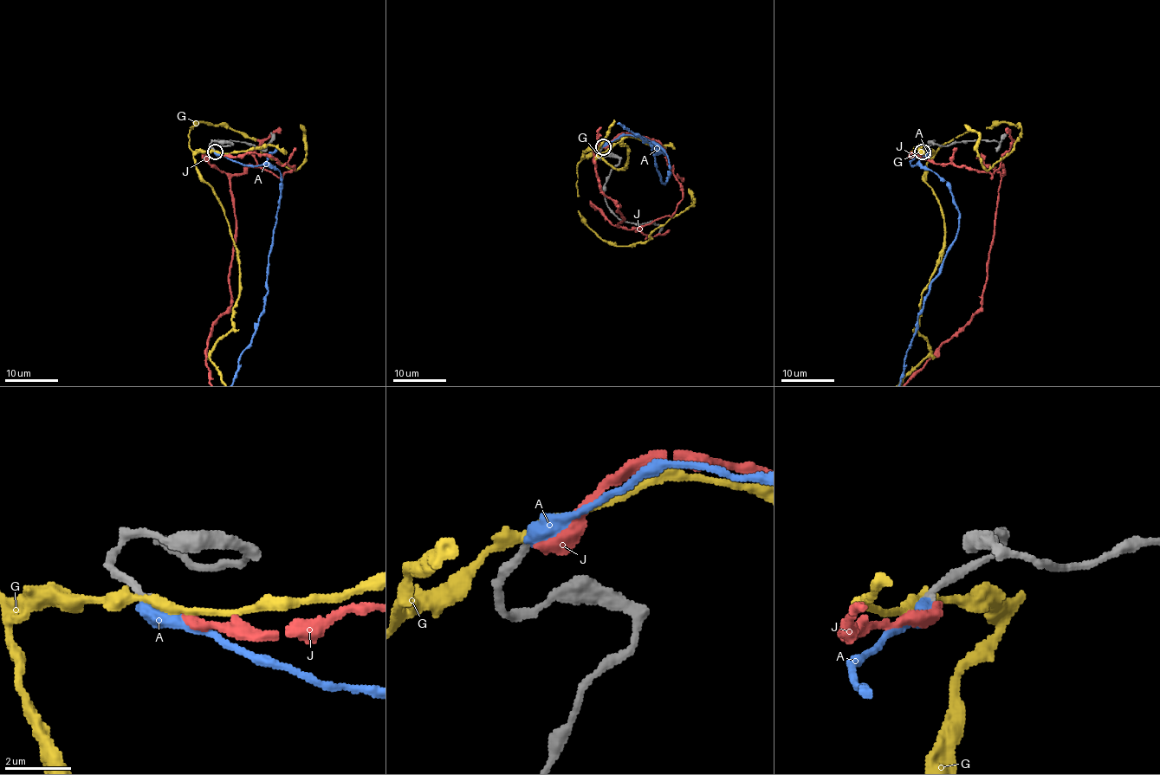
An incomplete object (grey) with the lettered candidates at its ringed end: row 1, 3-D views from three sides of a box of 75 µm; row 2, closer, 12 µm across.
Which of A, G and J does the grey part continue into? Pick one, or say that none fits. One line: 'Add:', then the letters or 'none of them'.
Add: A

